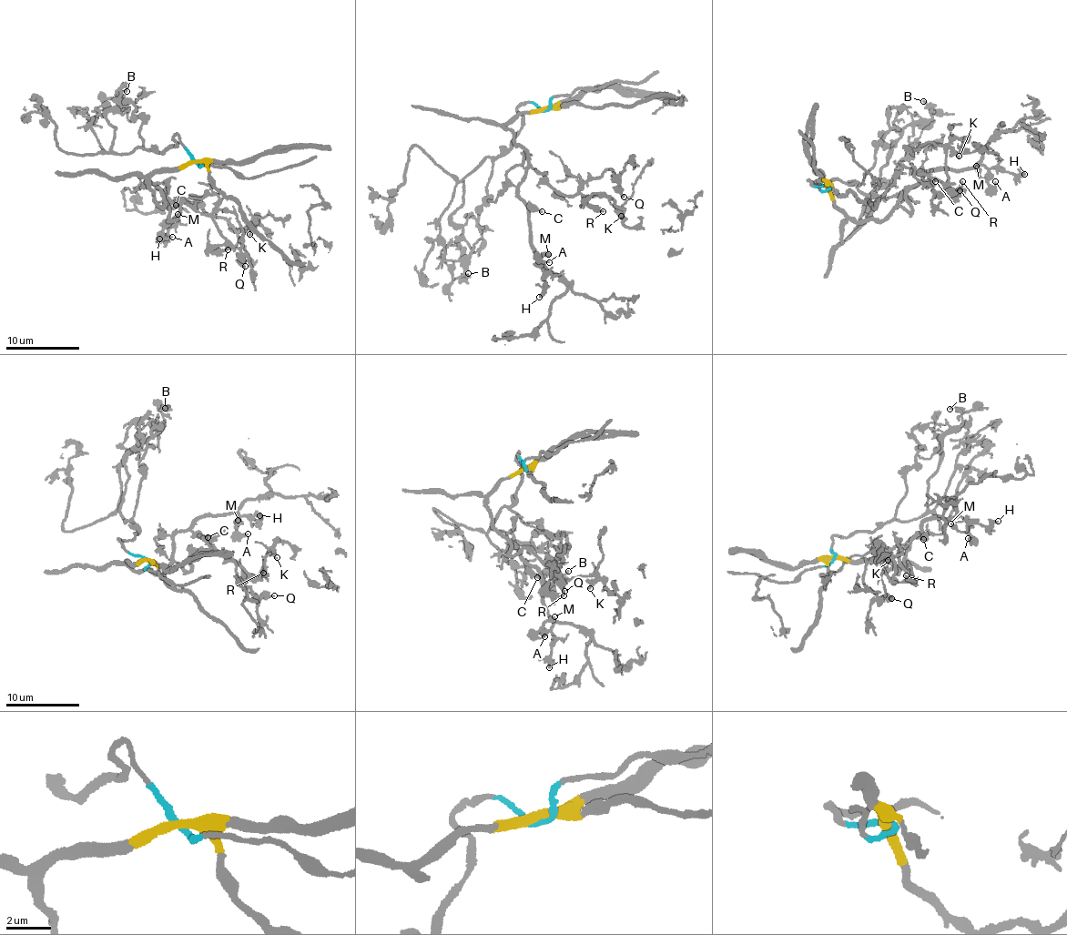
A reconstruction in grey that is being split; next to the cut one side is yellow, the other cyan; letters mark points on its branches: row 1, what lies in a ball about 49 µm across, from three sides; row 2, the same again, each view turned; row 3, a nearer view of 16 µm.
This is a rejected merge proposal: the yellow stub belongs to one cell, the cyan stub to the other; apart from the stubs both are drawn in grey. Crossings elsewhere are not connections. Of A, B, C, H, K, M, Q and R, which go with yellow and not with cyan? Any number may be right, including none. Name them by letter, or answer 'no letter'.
A, C, H, K, M, Q, R

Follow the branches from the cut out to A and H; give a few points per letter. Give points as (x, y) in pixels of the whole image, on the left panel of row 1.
A: (195, 160), (154, 174), (148, 185), (162, 205), (163, 190), (157, 188), (167, 188), (164, 235), (172, 237)
H: (195, 160), (148, 185), (162, 205), (157, 188), (167, 188), (170, 222), (159, 239)

